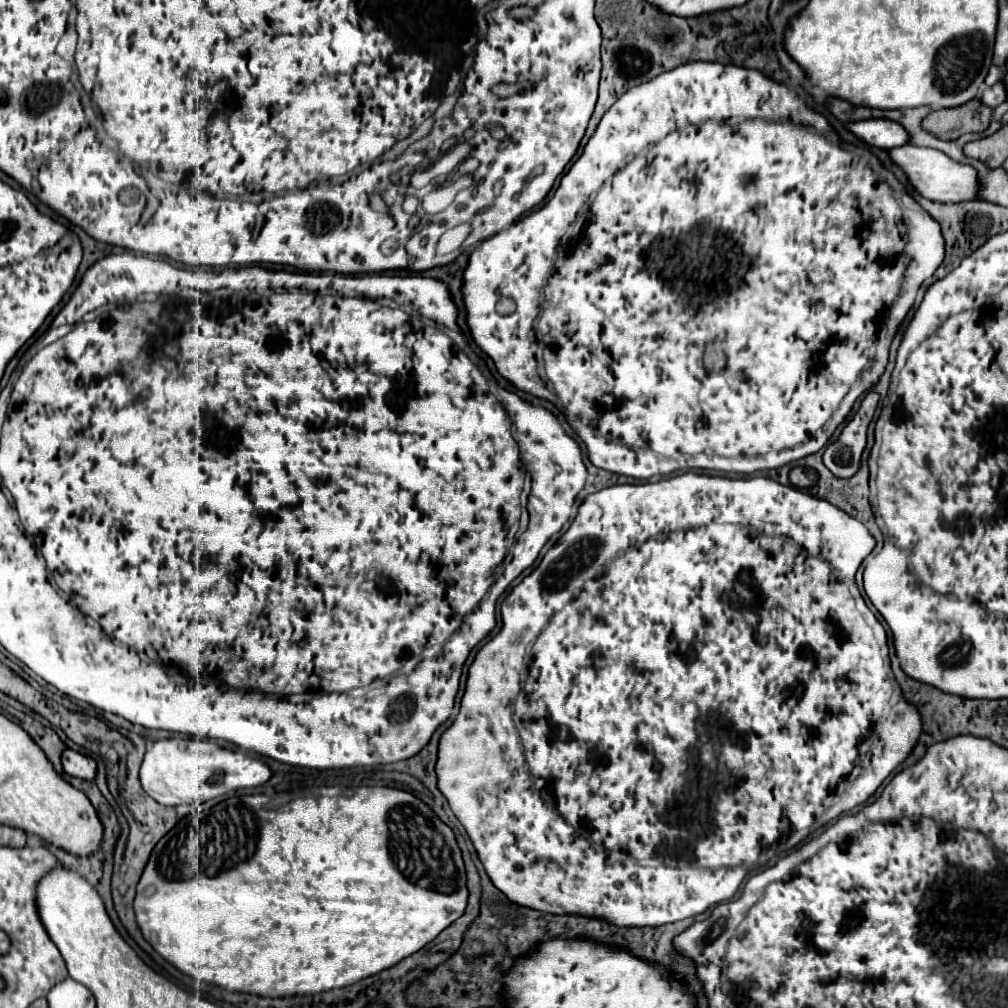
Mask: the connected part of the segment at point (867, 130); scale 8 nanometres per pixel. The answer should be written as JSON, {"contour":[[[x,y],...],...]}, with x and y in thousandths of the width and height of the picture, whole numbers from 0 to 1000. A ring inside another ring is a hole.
{"contour":[[[853,119],[839,123],[839,129],[845,131],[849,137],[859,141],[861,145],[883,149],[887,145],[897,145],[901,141],[901,135],[897,127],[891,121],[885,119]]]}

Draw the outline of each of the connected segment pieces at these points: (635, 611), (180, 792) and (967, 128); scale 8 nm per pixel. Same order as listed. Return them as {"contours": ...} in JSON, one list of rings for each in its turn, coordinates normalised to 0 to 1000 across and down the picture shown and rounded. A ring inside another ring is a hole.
{"contours":[[[[688,467],[659,474],[653,478],[639,478],[639,480],[617,480],[617,482],[605,482],[601,486],[585,490],[573,504],[573,512],[565,520],[565,524],[558,530],[558,534],[542,548],[538,558],[532,562],[528,569],[524,569],[510,585],[504,589],[498,597],[498,625],[480,639],[466,665],[464,665],[464,677],[462,687],[456,696],[456,706],[448,720],[438,728],[437,740],[435,740],[435,756],[433,756],[433,770],[435,770],[435,784],[442,790],[446,804],[454,812],[454,815],[462,821],[474,851],[486,869],[488,877],[500,885],[508,895],[516,899],[524,899],[536,905],[544,907],[579,907],[579,909],[593,909],[601,911],[603,915],[611,919],[657,919],[663,915],[679,913],[690,907],[696,907],[702,899],[712,897],[716,893],[722,893],[730,887],[732,879],[736,877],[738,869],[748,861],[748,857],[756,851],[758,843],[764,843],[770,833],[774,839],[790,841],[804,825],[817,819],[825,812],[829,812],[835,806],[845,804],[847,800],[861,794],[871,780],[881,772],[881,768],[905,746],[911,734],[911,726],[915,724],[915,716],[911,714],[911,706],[903,702],[897,694],[883,700],[885,692],[885,679],[873,649],[871,639],[879,639],[879,627],[875,619],[869,615],[869,611],[861,605],[857,593],[853,591],[847,569],[855,556],[865,548],[869,536],[863,532],[861,524],[851,518],[849,514],[841,512],[837,506],[829,504],[821,496],[810,494],[798,486],[778,482],[766,474],[750,472],[750,474],[723,474],[720,472],[704,471]],[[861,736],[861,744],[855,744],[853,740]]],[[[167,732],[147,740],[141,760],[141,784],[161,800],[200,798],[236,782],[254,782],[268,772],[268,762],[256,752],[196,732]]],[[[970,97],[956,103],[954,107],[929,109],[921,113],[915,121],[915,127],[933,139],[948,139],[960,131],[976,131],[982,123],[984,109],[978,107]]]]}

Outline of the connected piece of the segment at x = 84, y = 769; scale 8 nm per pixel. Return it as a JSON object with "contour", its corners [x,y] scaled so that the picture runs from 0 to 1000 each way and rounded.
{"contour":[[[65,742],[62,746],[60,754],[62,754],[63,766],[69,768],[69,770],[75,770],[75,772],[81,772],[81,774],[91,774],[93,768],[95,768],[95,756],[93,756],[93,752],[83,750],[79,746],[73,746],[69,742]]]}

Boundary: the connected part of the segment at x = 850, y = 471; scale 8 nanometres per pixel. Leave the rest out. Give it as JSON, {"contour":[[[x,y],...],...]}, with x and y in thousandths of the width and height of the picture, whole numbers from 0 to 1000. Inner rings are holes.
{"contour":[[[863,387],[853,399],[847,415],[837,423],[831,437],[827,437],[817,448],[819,464],[831,474],[843,474],[853,462],[853,452],[859,442],[859,427],[871,403],[871,389]]]}

